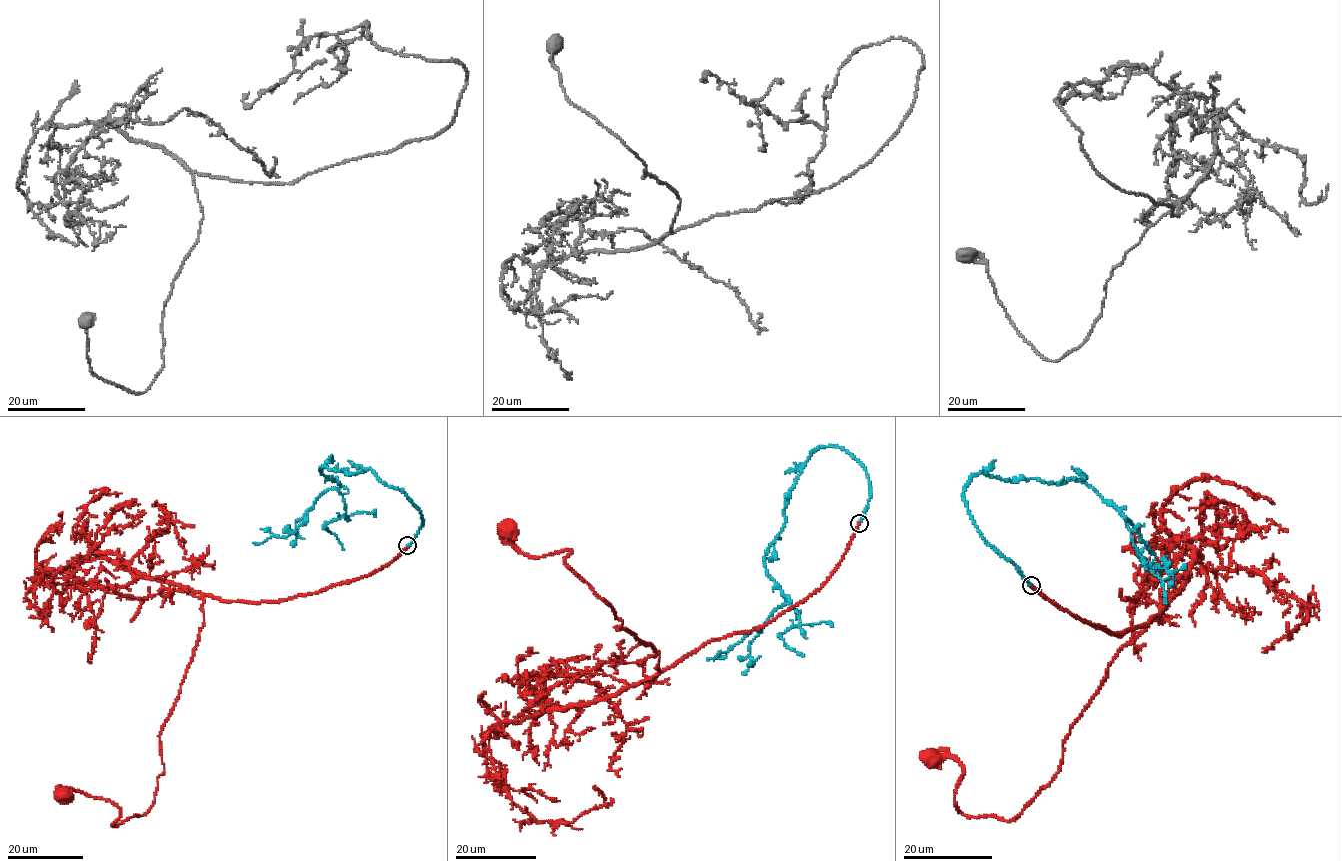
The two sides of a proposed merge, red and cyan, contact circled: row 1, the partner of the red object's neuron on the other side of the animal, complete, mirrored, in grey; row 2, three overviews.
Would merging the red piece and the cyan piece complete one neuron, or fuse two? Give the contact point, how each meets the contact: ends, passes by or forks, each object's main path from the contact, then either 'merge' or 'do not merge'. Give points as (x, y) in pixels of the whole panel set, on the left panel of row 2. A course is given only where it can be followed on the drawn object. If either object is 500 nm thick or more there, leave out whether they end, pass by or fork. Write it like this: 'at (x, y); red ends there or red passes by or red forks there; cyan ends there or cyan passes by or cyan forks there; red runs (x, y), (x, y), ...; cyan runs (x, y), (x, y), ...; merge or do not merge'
at (407, 545); red ends there; cyan ends there; red runs (408, 545), (276, 601), (185, 590), (204, 623), (160, 734), (154, 802), (114, 826), (110, 801), (66, 793); cyan runs (408, 545), (423, 520), (411, 500), (371, 469), (327, 466), (340, 486), (296, 531), (253, 542); do not merge

